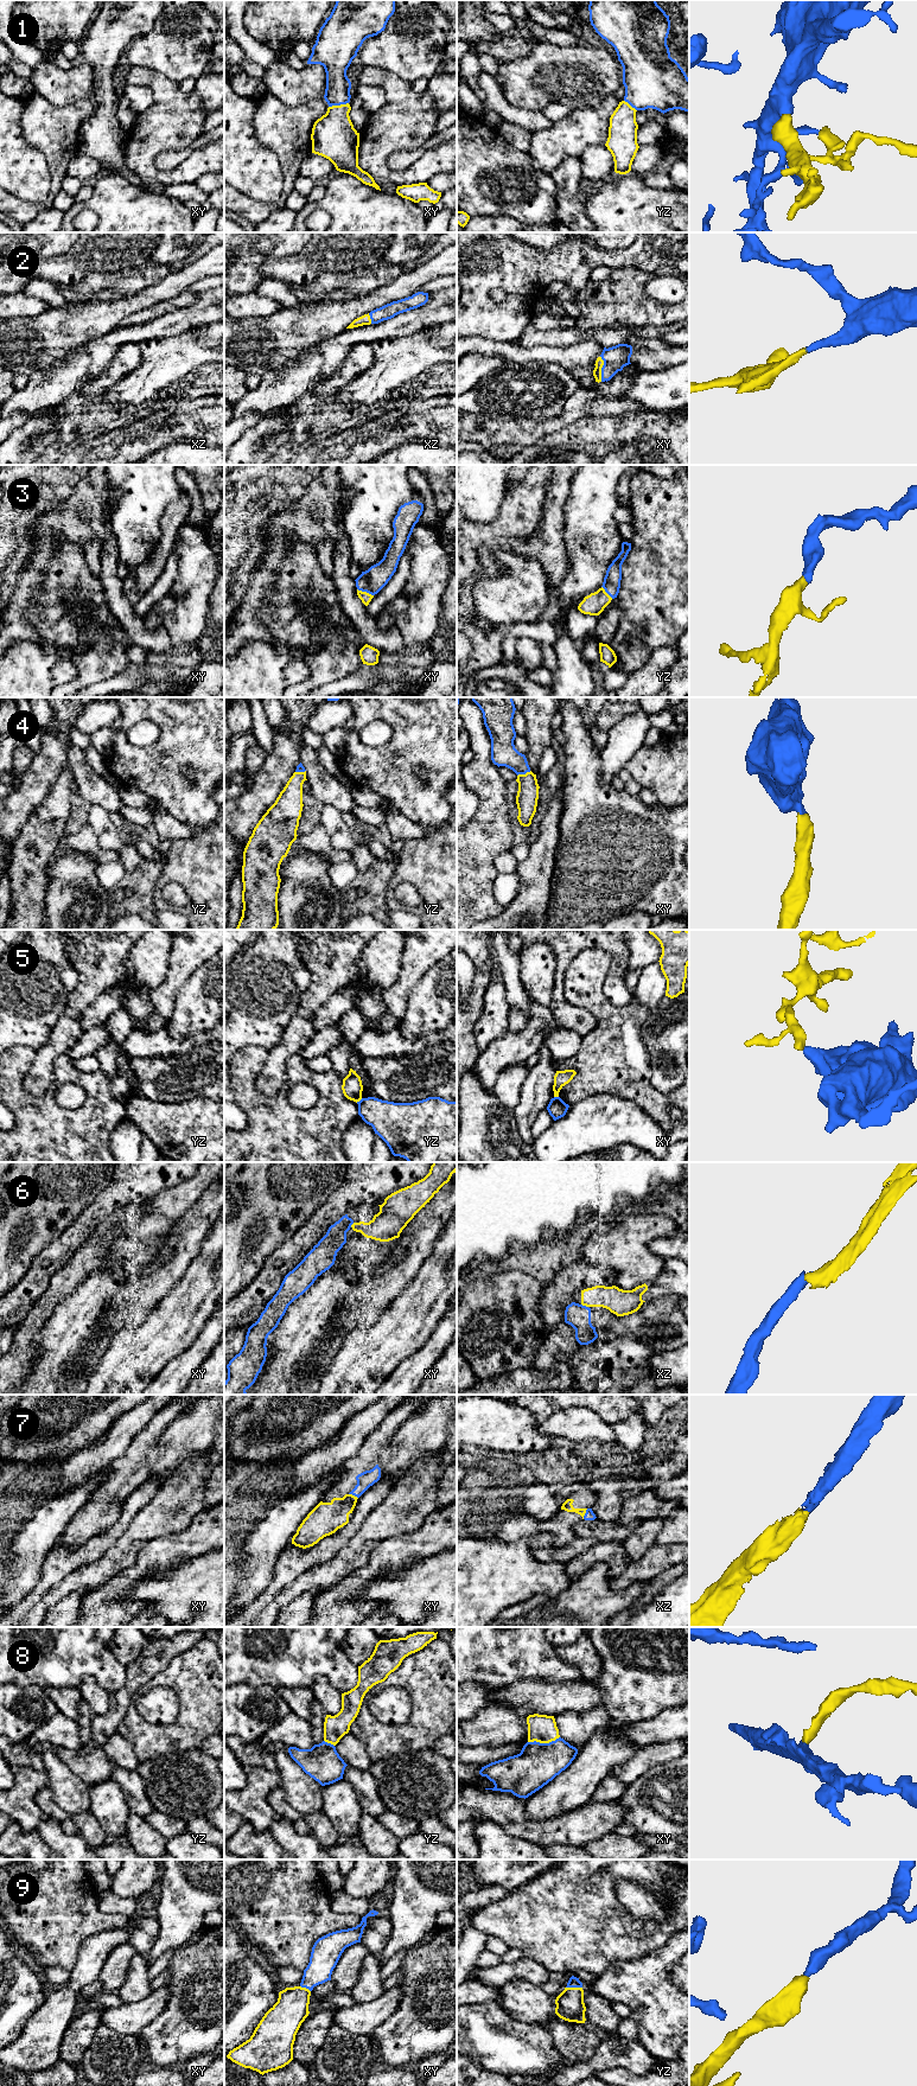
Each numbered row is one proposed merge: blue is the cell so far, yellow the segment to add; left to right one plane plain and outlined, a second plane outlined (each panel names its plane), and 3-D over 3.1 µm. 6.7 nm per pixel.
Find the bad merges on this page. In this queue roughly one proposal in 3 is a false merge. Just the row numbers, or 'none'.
5, 6

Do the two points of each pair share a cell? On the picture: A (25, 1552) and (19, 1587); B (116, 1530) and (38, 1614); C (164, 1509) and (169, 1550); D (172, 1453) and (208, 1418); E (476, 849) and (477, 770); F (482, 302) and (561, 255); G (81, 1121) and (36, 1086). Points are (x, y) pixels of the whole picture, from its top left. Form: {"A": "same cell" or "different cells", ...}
{"A": "same cell", "B": "different cells", "C": "different cells", "D": "same cell", "E": "same cell", "F": "same cell", "G": "different cells"}

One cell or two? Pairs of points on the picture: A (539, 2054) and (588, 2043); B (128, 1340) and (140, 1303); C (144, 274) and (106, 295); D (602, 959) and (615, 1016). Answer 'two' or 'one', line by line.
A: two
B: two
C: two
D: one

